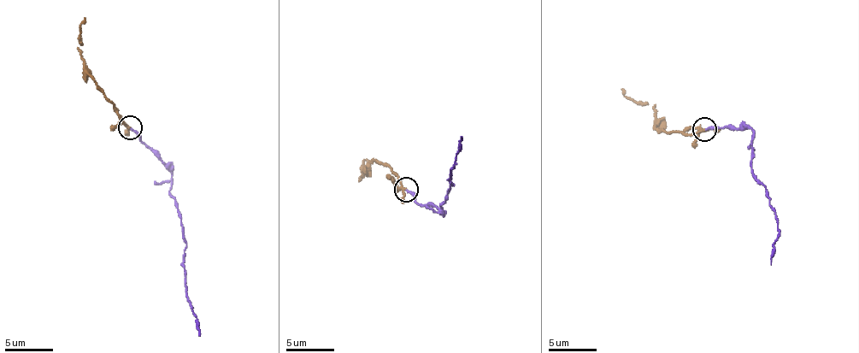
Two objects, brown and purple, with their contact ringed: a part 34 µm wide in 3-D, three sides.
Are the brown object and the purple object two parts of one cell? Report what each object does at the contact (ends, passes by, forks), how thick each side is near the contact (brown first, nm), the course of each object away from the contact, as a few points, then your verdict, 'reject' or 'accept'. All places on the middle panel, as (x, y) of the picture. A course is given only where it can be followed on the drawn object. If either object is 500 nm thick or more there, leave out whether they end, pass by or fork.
brown forks; purple ends; calibres 170 and 170 nm; course brown (405, 190), (398, 173), (373, 162), (362, 177), (362, 163), (368, 159); course purple (405, 190), (417, 202), (436, 207), (442, 215), (441, 202), (449, 184), (453, 185), (449, 178), (462, 136); accept

